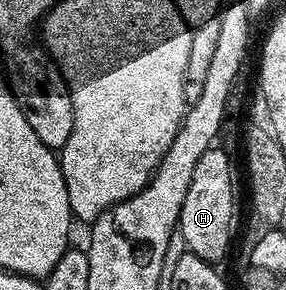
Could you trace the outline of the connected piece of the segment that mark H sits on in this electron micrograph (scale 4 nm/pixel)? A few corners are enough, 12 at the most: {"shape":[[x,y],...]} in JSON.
{"shape":[[212,147],[197,159],[178,236],[212,263],[235,233],[235,169]]}

